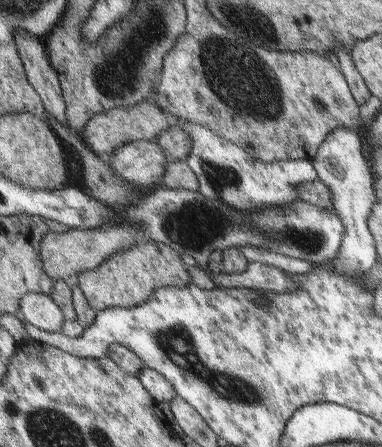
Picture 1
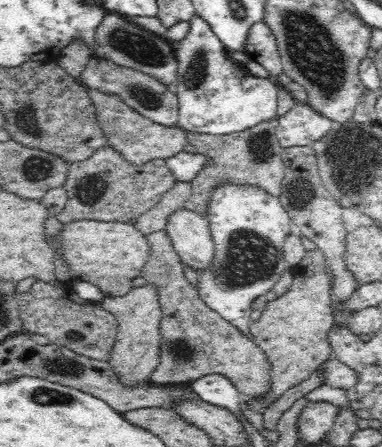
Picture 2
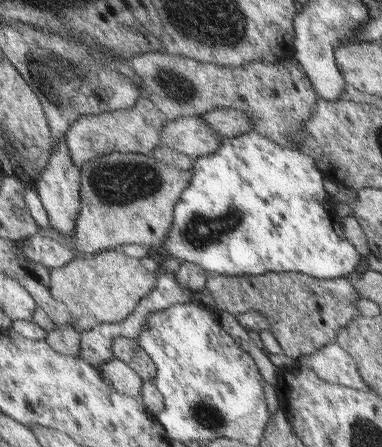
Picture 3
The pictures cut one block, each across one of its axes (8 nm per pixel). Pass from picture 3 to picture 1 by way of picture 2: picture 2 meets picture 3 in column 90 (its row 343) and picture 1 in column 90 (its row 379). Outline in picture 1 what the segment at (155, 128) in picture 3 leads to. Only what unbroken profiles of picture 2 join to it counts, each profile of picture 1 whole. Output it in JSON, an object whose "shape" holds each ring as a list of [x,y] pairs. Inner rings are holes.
{"shape":[[[139,102],[135,106],[115,106],[113,110],[107,110],[103,114],[93,116],[81,130],[81,142],[93,150],[99,158],[109,158],[113,152],[117,152],[117,148],[131,144],[131,142],[139,142],[139,140],[147,140],[153,142],[159,138],[161,132],[165,132],[169,128],[171,120],[151,102]]]}

